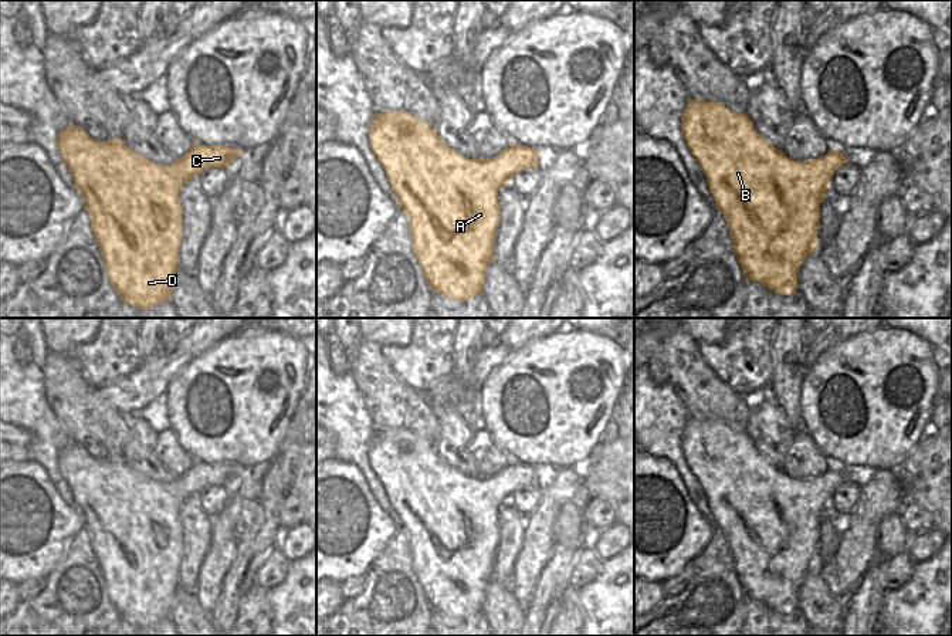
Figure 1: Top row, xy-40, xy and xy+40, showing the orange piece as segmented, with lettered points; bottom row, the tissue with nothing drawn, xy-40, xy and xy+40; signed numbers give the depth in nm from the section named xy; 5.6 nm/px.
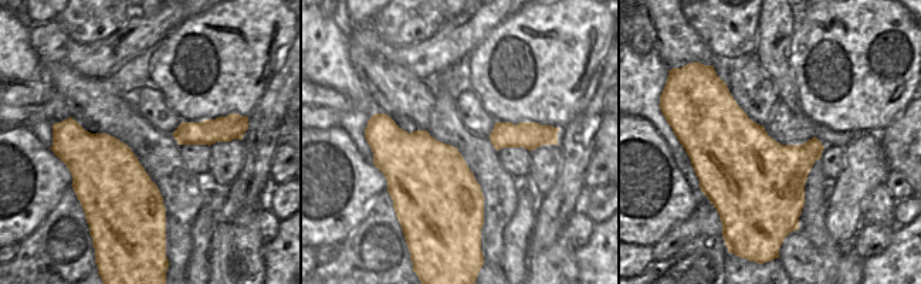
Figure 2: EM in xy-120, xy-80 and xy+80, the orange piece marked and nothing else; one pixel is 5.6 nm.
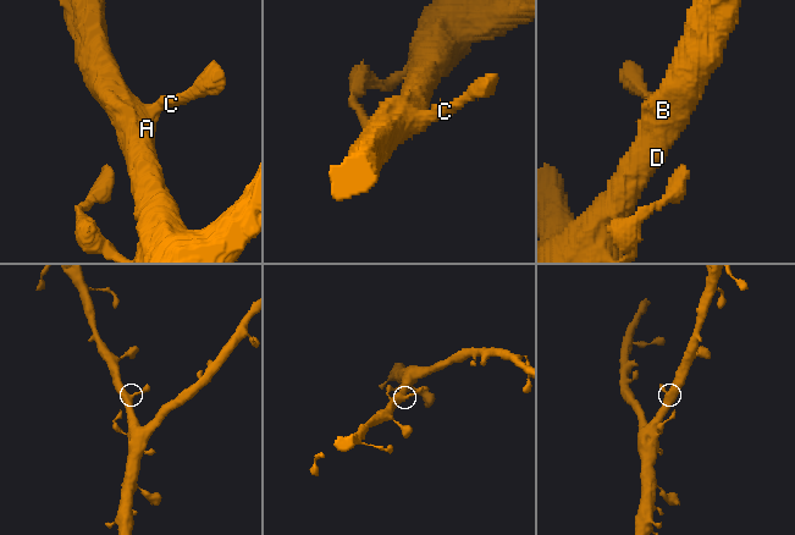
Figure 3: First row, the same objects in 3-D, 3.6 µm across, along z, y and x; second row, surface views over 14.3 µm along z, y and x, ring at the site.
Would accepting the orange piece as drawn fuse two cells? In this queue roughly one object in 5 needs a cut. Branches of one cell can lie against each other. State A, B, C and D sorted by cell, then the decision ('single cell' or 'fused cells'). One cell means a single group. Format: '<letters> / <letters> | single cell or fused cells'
A B C D | single cell

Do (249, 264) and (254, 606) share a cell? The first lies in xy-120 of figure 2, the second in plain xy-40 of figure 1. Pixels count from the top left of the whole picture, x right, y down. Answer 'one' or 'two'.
one

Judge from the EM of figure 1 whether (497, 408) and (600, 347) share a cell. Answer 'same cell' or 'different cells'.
same cell

